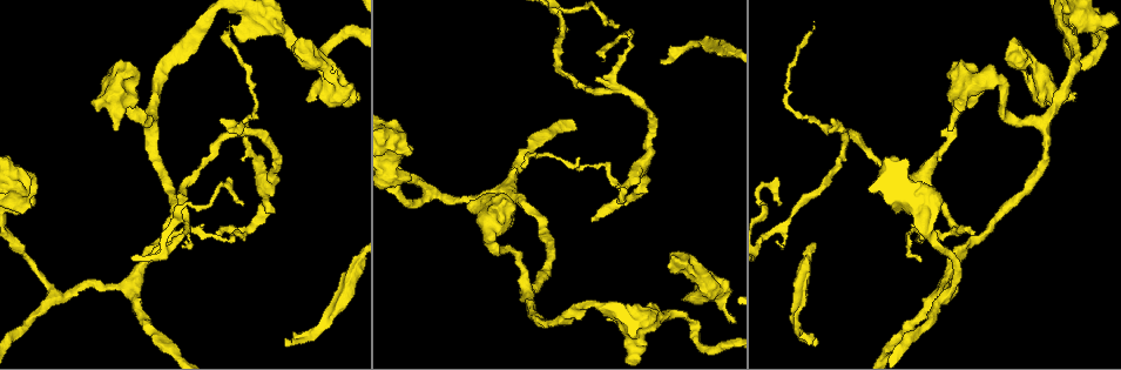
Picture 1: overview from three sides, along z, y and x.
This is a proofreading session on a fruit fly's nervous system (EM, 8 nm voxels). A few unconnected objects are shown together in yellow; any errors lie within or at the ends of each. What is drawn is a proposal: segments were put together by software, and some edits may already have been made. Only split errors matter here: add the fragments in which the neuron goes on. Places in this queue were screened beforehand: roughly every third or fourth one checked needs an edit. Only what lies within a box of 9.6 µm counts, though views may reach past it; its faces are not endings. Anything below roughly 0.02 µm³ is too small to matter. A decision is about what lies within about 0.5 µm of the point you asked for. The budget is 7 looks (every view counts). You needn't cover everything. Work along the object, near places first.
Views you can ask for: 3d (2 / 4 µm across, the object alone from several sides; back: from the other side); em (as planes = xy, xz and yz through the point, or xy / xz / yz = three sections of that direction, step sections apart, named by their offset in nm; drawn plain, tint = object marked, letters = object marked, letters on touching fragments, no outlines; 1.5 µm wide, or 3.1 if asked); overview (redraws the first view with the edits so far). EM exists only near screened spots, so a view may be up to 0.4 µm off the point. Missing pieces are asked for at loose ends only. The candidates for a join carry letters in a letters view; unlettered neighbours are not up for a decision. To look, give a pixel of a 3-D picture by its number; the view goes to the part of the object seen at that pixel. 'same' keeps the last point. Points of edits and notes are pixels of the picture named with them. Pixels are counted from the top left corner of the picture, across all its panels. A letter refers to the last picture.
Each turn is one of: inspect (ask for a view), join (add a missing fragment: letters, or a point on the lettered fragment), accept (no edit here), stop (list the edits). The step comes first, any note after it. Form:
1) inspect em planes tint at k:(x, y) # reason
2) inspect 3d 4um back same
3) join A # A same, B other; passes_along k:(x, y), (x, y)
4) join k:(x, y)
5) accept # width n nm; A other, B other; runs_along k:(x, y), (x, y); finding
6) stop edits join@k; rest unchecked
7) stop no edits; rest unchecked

inspect 3d 2um at 1:(590, 218) # free end

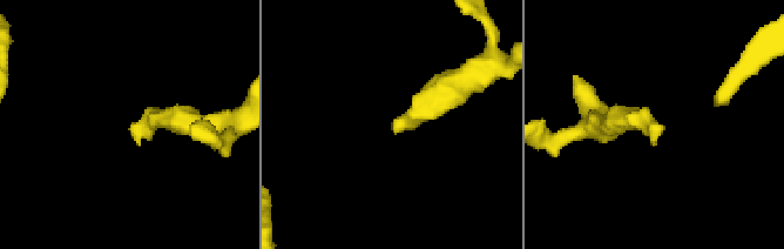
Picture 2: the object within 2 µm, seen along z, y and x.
inspect em yz step 8 letters at 2:(658, 125) # shape alone is not enough

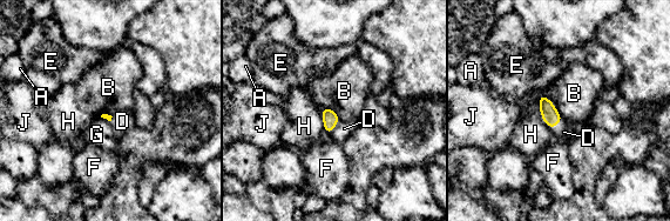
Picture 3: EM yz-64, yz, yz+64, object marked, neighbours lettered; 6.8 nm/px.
inspect em planes letters same

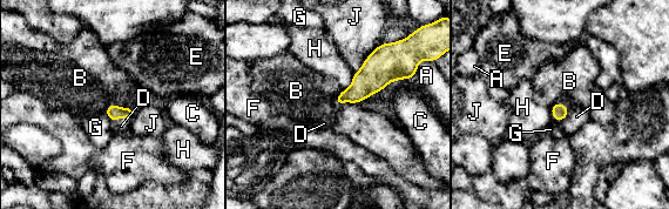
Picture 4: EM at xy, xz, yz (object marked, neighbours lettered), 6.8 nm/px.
join D # width 100 nm; A other, B other, C other, D same, E other, F other, G other, H other, J other; passes_along 4:(113, 112), (120, 116), (121, 126); it goes on there

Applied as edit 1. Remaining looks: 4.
inspect 3d 4um at 1:(226, 32)

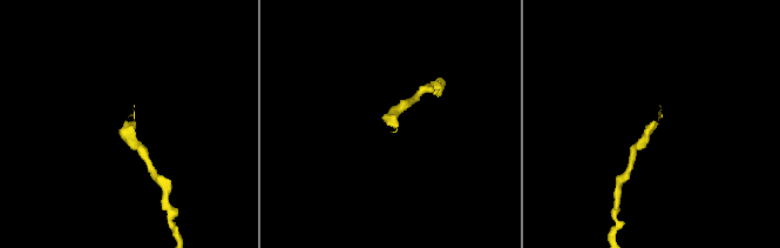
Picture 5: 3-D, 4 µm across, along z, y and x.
inspect em xy step 4 tint at 5:(389, 124)

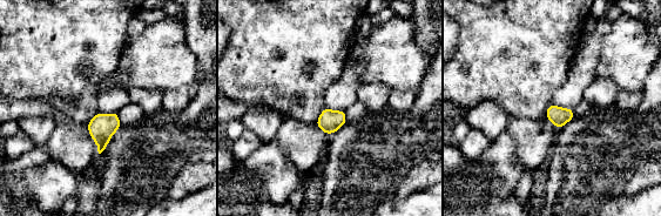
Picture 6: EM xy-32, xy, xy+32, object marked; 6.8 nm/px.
inspect em planes letters same

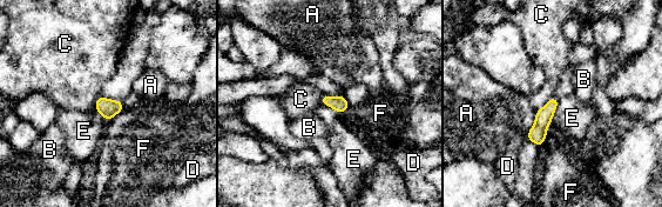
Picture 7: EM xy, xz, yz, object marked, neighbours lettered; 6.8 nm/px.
accept # longest_contact E 260 nm; A other, B other, C other, D other, E other, F other; runs_along 7:(555, 100), (544, 115), (539, 142); no lettered fragment goes on from it

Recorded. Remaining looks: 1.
inspect em yz step 4 letters at 1:(185, 240) # tapers out

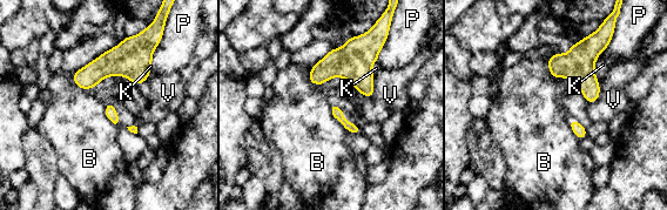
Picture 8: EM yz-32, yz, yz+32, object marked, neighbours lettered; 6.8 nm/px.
accept # B other, K other, P other, V other; border 8:(546, 59), (552, 76), (575, 85); none of them fits

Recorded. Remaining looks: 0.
stop edits join@4; rest unchecked

